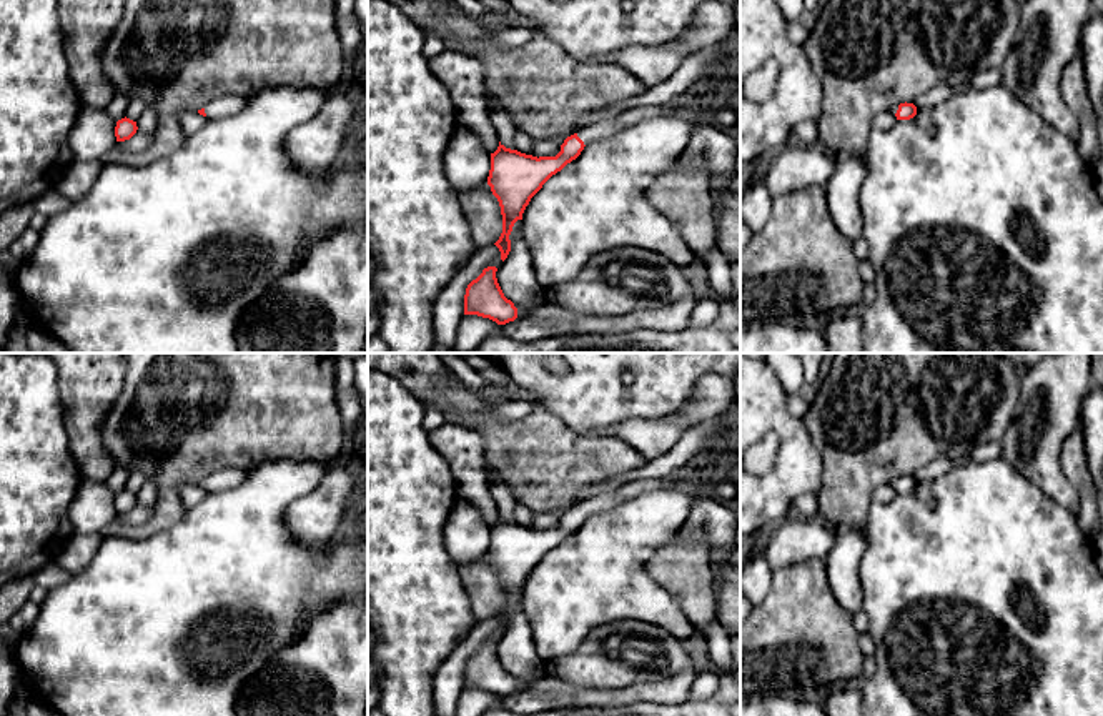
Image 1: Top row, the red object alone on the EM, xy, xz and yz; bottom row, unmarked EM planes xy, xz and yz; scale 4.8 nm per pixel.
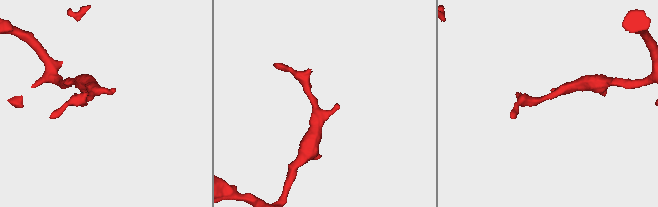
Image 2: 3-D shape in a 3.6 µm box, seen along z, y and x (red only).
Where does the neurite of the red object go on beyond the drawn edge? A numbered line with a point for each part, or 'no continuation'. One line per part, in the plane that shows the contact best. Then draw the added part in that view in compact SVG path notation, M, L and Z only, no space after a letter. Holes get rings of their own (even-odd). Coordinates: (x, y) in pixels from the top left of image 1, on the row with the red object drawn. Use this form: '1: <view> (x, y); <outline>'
1: xz (604, 129); M682 97L672 98L667 103L654 103L654 105L641 105L629 108L612 118L592 123L586 128L581 128L577 132L577 137L584 142L584 145L589 145L596 140L609 138L617 130L632 125L644 118L652 117L662 117L662 115L672 115L682 107Z

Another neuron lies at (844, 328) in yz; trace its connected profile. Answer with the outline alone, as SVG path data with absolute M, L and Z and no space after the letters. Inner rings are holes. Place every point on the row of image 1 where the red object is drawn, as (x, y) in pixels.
M860 308L838 310L828 315L825 340L828 353L865 353L863 318Z

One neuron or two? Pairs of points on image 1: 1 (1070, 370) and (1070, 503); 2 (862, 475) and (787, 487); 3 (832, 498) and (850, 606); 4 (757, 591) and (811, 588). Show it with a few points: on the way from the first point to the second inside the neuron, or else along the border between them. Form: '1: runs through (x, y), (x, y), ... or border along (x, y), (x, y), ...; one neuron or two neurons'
1: runs through (1048, 403), (1048, 470); one neuron
2: border along (812, 443), (822, 460), (822, 482), (816, 493); two neurons
3: border along (835, 528), (847, 527), (862, 532); two neurons
4: border along (774, 571), (769, 591), (757, 606); two neurons

